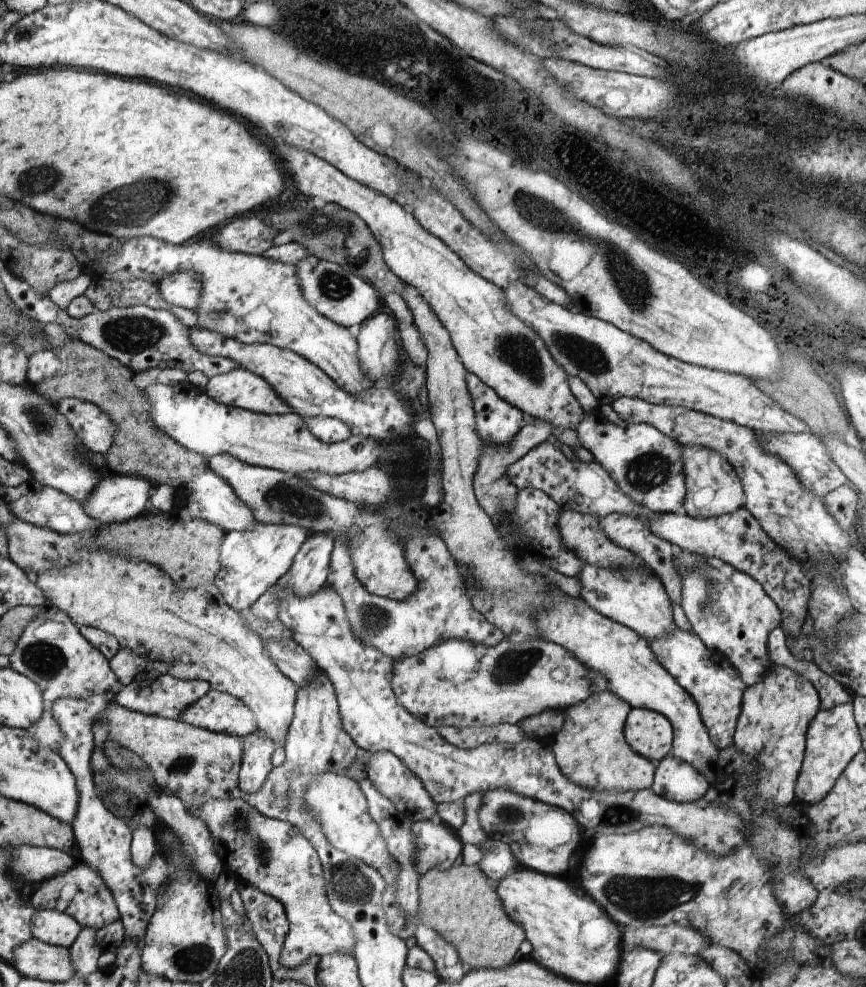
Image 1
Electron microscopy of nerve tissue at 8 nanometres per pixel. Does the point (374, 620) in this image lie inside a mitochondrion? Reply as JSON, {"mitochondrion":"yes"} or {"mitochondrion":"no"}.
{"mitochondrion":"yes"}

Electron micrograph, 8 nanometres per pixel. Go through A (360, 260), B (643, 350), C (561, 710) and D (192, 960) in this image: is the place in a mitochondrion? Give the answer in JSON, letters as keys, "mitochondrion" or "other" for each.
{"A":"mitochondrion","B":"other","C":"other","D":"mitochondrion"}

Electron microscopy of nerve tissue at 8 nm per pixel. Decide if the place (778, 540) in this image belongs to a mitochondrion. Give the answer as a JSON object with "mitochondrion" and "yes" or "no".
{"mitochondrion":"no"}

